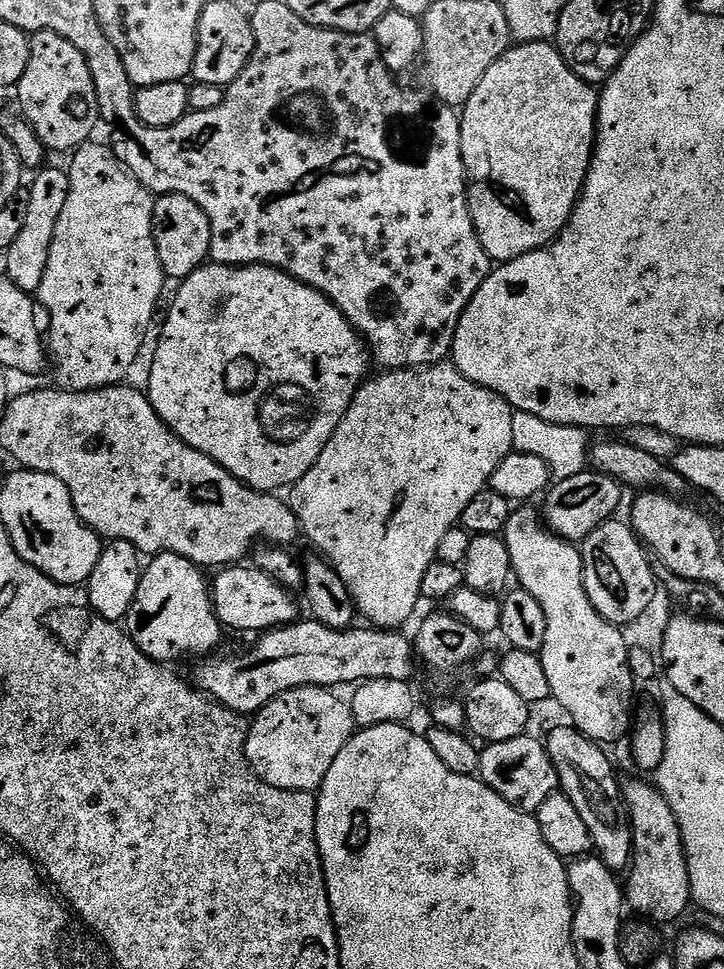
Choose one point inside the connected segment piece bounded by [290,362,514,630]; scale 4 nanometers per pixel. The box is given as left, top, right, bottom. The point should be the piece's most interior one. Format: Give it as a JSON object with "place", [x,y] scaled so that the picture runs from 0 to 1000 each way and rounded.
{"place":[577,458]}

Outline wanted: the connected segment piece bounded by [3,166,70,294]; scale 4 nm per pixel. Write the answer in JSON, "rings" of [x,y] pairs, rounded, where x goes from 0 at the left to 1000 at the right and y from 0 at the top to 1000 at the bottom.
{"rings":[[[57,172],[48,179],[44,191],[36,194],[39,212],[36,213],[36,229],[30,229],[30,237],[25,237],[25,246],[19,246],[19,254],[14,254],[4,265],[6,277],[12,289],[19,291],[32,301],[54,302],[58,287],[64,284],[64,270],[69,270],[69,254],[75,250],[75,236],[80,233],[80,225],[86,225],[86,213],[91,213],[91,200],[97,200],[97,188],[93,176],[86,172]]]}

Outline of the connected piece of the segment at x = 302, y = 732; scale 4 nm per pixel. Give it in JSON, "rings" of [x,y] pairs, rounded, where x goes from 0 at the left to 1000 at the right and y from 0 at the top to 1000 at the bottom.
{"rings":[[[403,710],[347,740],[337,777],[356,804],[396,817],[435,818],[445,811],[461,782],[493,754],[486,727],[464,717],[452,710]]]}

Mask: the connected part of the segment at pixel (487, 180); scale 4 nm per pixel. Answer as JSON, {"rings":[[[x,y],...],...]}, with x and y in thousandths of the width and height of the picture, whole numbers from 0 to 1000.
{"rings":[[[744,41],[736,45],[714,44],[671,72],[666,85],[649,97],[649,101],[638,109],[635,121],[635,150],[638,151],[638,163],[641,164],[641,181],[646,187],[646,216],[655,229],[655,237],[671,258],[675,269],[700,270],[715,266],[721,262],[732,262],[738,258],[754,255],[756,252],[769,248],[773,238],[785,232],[785,226],[801,206],[801,197],[807,195],[807,189],[812,183],[812,176],[818,170],[818,156],[823,153],[823,123],[829,112],[829,95],[819,88],[812,87],[779,63],[779,57],[773,55],[767,44],[756,41]]]}

